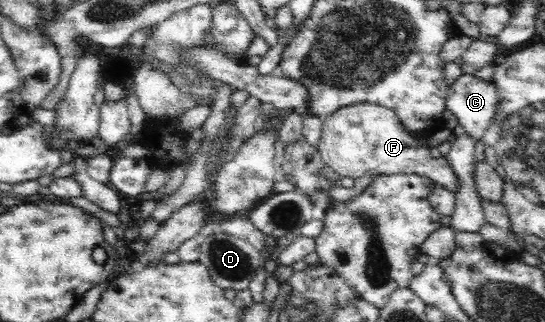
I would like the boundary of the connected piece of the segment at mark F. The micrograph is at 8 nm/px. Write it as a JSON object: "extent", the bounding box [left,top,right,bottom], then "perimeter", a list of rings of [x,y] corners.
{"extent":[318,104,460,193],"perimeter":[[[353,104],[322,119],[322,135],[320,135],[318,152],[321,155],[322,162],[334,169],[334,172],[342,178],[357,179],[364,175],[379,176],[394,175],[394,173],[424,175],[446,191],[458,193],[458,189],[460,189],[459,178],[456,176],[455,170],[452,169],[452,165],[444,156],[435,159],[428,149],[419,148],[417,140],[418,136],[409,133],[394,111],[375,104]]]}

